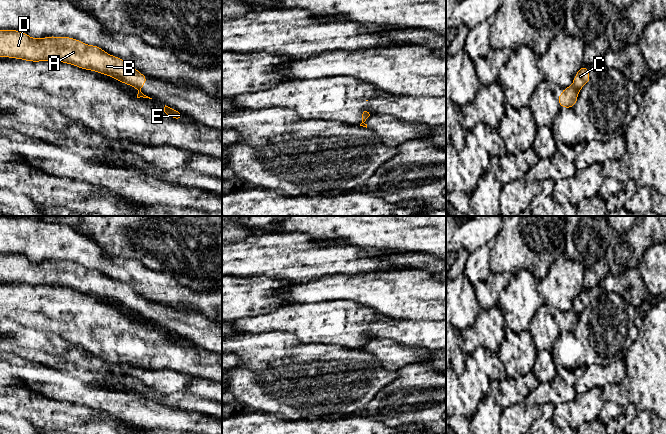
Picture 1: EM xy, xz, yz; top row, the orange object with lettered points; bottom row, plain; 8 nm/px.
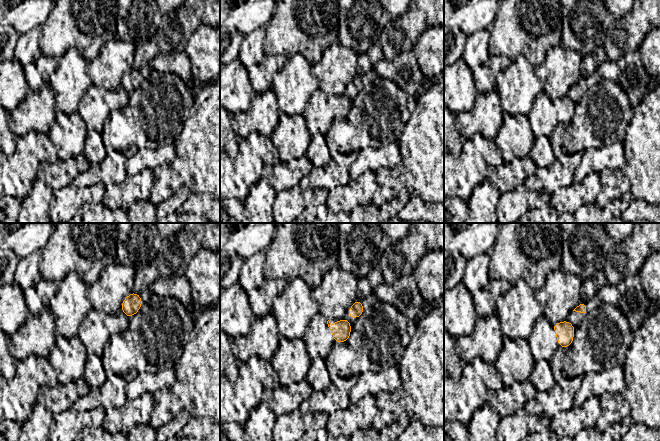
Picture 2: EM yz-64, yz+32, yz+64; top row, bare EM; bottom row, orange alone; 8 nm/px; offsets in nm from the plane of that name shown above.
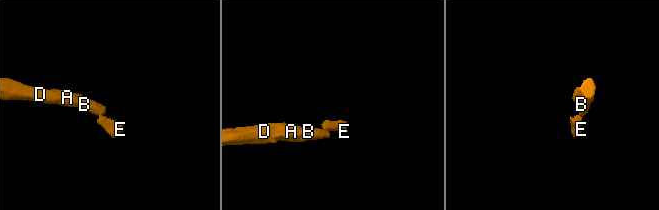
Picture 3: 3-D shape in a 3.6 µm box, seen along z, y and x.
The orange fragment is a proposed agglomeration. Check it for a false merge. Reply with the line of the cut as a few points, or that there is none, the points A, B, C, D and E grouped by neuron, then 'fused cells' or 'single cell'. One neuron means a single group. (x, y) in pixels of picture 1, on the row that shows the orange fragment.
yz (572, 85), (578, 92) | A B C D / E | fused cells

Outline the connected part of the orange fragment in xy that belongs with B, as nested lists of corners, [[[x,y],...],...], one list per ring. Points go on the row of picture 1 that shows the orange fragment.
[[[0,30],[0,57],[31,62],[59,61],[92,70],[141,91],[149,77],[129,62],[106,53],[95,45],[87,45],[72,37],[49,36],[34,39],[19,30]]]

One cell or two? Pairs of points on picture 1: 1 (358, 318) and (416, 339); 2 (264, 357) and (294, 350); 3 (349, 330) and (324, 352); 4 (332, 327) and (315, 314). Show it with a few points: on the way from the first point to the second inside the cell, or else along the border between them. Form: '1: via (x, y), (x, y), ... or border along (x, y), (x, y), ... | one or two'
1: border along (387, 318), (367, 323) | two
2: via (271, 357), (287, 357) | one
3: border along (323, 342), (332, 344) | two
4: via (328, 324), (324, 324), (318, 318) | one

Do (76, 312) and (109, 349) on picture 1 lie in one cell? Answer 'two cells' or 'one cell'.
one cell

